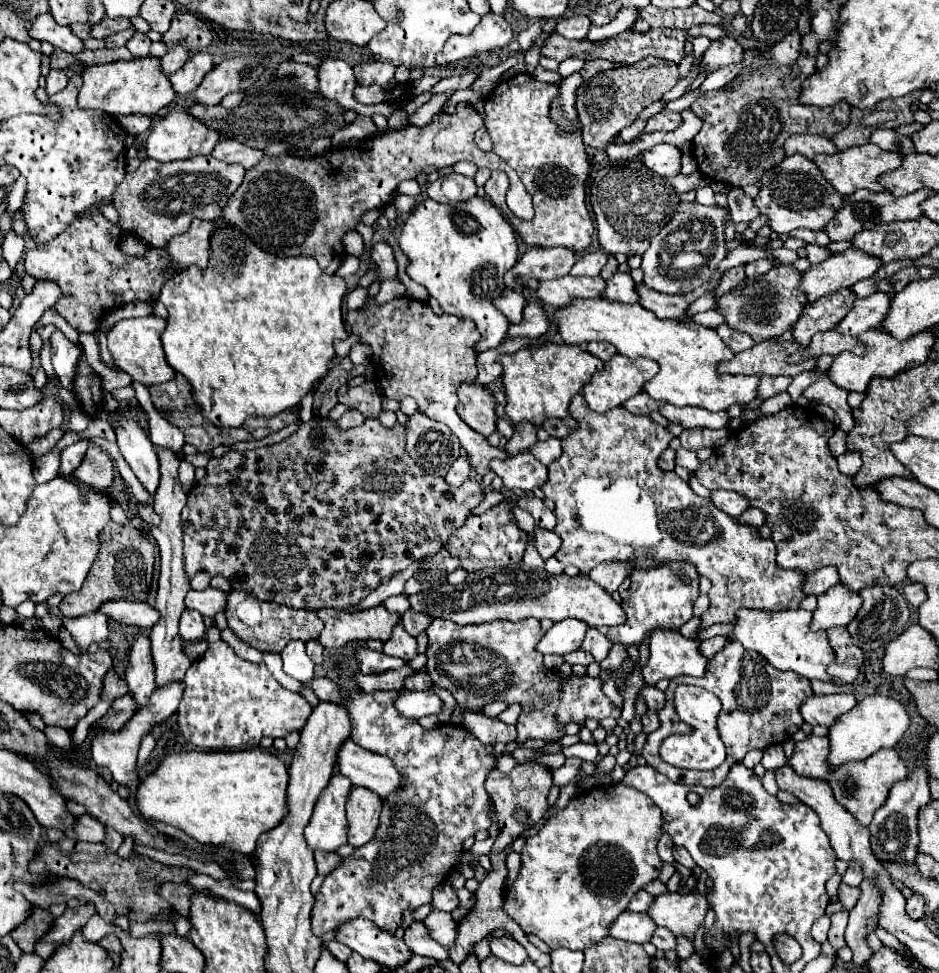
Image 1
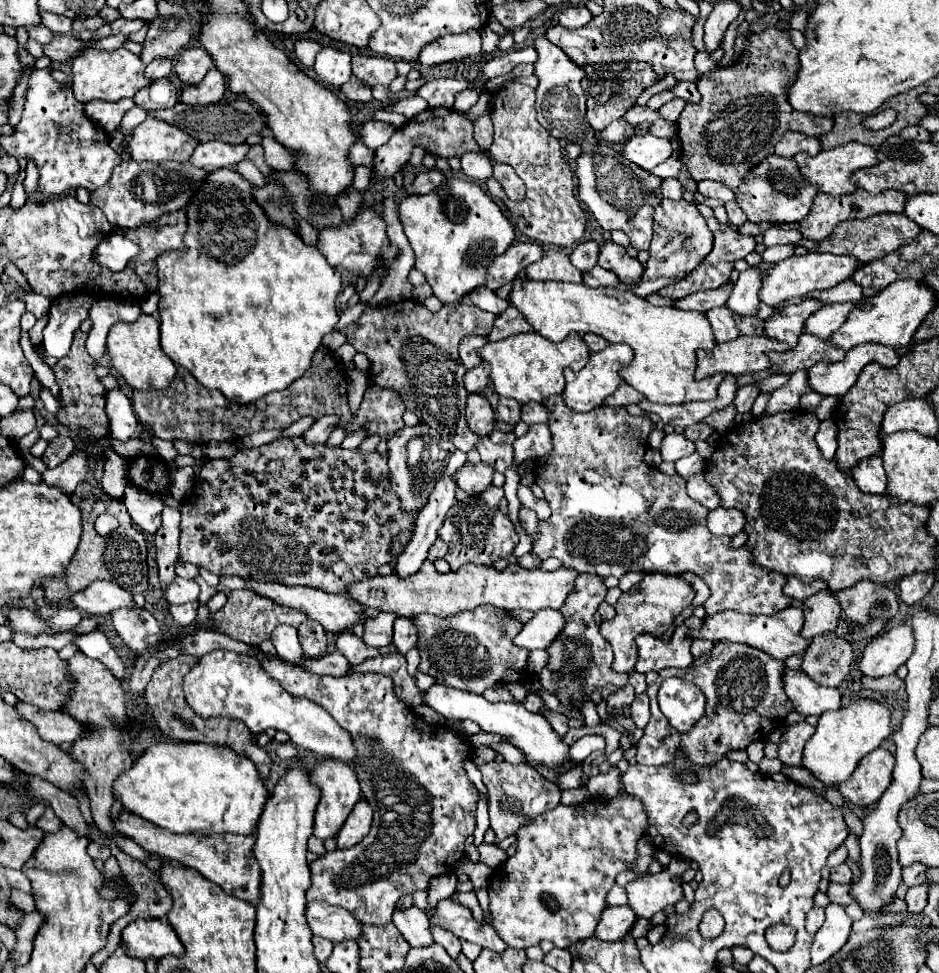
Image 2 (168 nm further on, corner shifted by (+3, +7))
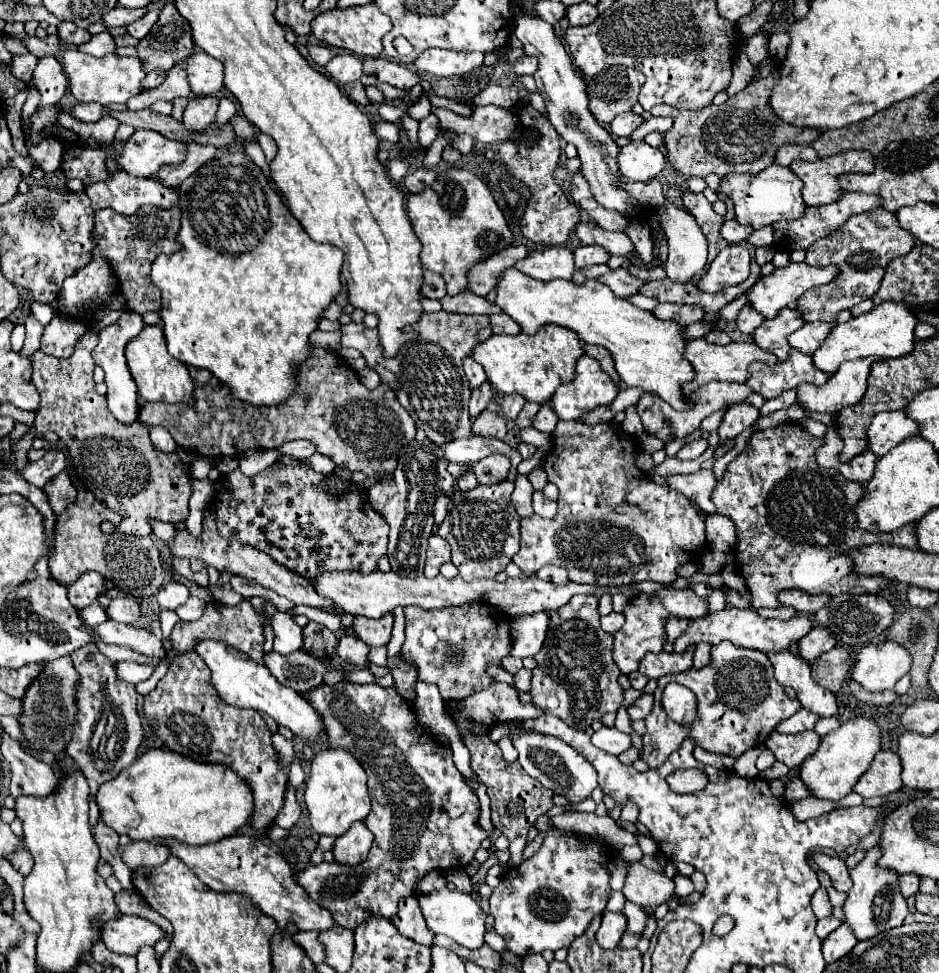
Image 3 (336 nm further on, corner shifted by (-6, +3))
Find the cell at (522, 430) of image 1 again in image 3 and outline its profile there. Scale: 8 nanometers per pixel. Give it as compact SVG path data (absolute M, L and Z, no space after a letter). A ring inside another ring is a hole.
M508 394L508 396L504 396L504 400L502 400L502 414L504 414L506 418L516 420L516 416L520 414L524 402L526 402L526 400L524 400L520 394Z

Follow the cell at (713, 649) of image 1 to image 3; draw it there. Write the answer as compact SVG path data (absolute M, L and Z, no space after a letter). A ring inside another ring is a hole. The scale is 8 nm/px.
M700 642L698 646L696 646L696 650L694 650L694 664L692 664L692 668L704 668L706 664L708 664L708 660L710 660L710 644L704 644L704 642Z

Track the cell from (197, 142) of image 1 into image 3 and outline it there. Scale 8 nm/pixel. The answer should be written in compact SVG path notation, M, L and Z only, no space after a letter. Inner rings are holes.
M134 130L116 158L118 168L130 176L148 178L162 164L178 164L186 156L186 144L168 140L152 130Z

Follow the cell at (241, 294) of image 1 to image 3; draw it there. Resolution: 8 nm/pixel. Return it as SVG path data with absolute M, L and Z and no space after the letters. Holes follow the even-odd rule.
M220 152L214 160L206 162L192 176L188 176L176 190L178 190L178 198L180 198L178 206L182 210L180 232L176 236L176 242L182 244L182 250L174 252L170 256L158 256L152 262L152 272L150 272L154 286L158 286L160 294L162 294L160 318L164 322L164 336L166 336L168 352L176 360L180 360L188 366L210 370L240 400L248 400L250 404L256 404L256 406L280 404L286 400L288 390L292 390L292 378L290 378L292 376L292 360L304 360L304 356L308 356L308 352L310 352L308 336L312 330L316 330L316 324L322 318L322 310L340 292L340 286L342 286L340 284L340 268L342 268L344 254L340 248L336 248L332 244L318 244L318 242L310 240L310 236L300 228L300 222L284 206L280 194L270 186L268 178L262 174L262 170L242 152Z

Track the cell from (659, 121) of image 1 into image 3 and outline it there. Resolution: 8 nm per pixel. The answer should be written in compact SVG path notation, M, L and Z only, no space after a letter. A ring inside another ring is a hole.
M624 112L610 122L610 132L616 136L630 136L642 122L644 120L640 120L640 116L636 116L634 112Z

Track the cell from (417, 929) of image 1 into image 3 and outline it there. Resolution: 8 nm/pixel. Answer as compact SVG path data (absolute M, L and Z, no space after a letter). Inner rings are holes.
M406 896L398 904L396 916L390 918L392 924L398 928L398 932L418 944L432 944L434 934L428 932L428 926L424 924L424 916L420 912L416 896Z

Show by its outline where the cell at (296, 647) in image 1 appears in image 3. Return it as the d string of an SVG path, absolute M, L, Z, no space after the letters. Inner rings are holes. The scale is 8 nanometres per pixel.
M276 612L270 622L274 628L274 652L286 656L302 648L302 628L292 620L290 614Z

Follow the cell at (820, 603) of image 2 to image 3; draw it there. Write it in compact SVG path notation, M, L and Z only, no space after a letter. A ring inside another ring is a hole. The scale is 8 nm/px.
M814 628L810 630L800 642L798 642L798 654L802 656L802 660L806 660L808 664L812 664L820 654L828 652L834 648L834 638L830 636L830 632L826 628Z

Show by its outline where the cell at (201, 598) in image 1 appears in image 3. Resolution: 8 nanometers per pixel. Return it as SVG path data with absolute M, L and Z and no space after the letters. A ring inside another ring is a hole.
M168 582L158 590L156 602L162 610L176 610L180 604L184 604L184 600L188 600L188 596L190 596L190 590L184 584Z

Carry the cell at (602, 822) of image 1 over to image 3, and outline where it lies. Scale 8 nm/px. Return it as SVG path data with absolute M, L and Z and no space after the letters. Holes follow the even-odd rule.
M540 816L534 826L546 834L540 850L522 862L520 868L508 868L490 896L496 932L516 956L568 948L574 938L584 934L592 916L604 912L610 896L610 876L606 872L606 864L614 854L610 846L554 830L548 816Z

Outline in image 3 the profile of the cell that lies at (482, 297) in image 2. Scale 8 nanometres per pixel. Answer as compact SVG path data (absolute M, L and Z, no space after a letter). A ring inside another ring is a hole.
M472 292L446 296L440 300L440 304L444 310L458 312L458 314L498 314L500 312L500 308L496 308L492 302Z

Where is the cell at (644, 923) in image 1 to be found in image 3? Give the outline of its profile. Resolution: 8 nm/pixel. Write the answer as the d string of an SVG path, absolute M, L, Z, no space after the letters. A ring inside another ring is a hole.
M604 912L602 916L602 926L596 932L596 942L602 948L616 948L620 942L620 936L624 934L626 928L626 918L616 912Z

